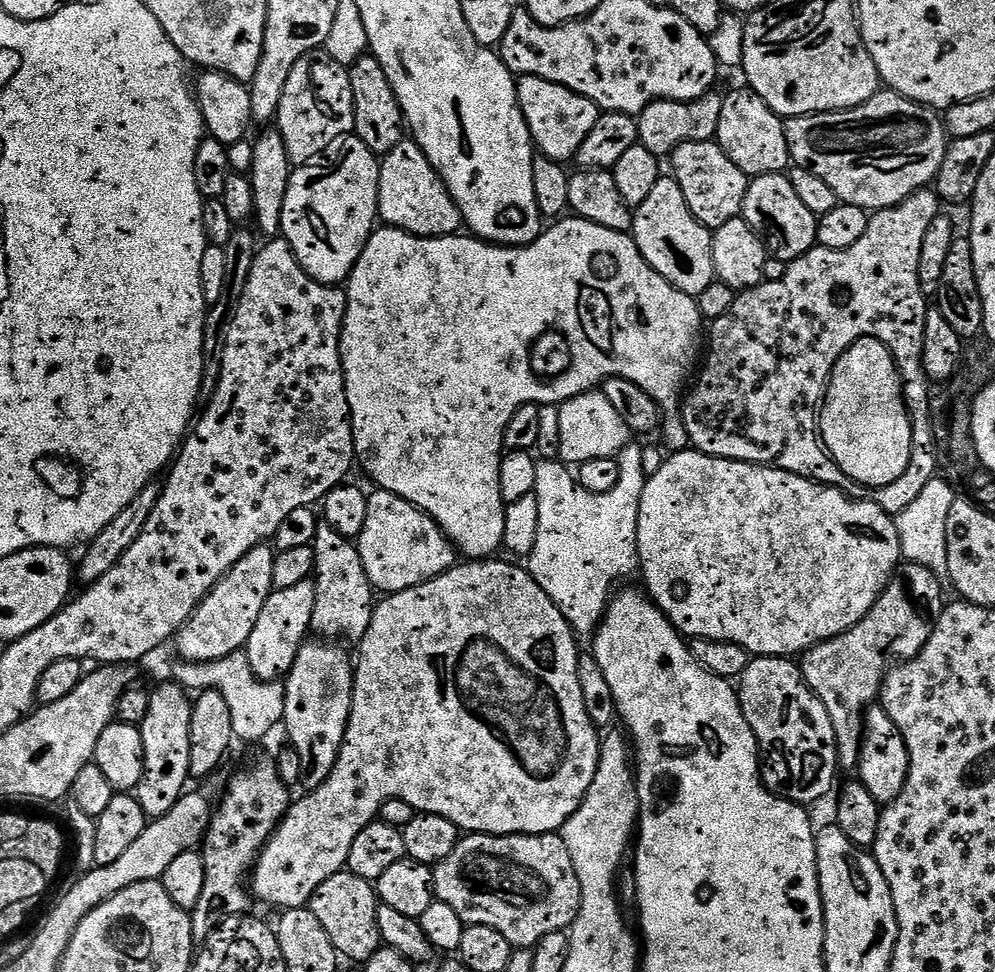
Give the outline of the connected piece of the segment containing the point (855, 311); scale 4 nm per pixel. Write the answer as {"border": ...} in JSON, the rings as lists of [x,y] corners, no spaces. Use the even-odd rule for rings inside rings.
{"border":[[[935,191],[916,192],[896,208],[871,213],[866,234],[862,234],[862,238],[858,238],[850,250],[814,246],[804,256],[791,261],[786,274],[778,282],[765,280],[758,287],[739,293],[734,306],[730,306],[722,318],[711,321],[712,345],[706,348],[708,361],[705,364],[703,361],[695,377],[696,385],[694,380],[682,400],[682,429],[692,443],[689,445],[707,456],[775,466],[799,476],[807,476],[818,484],[839,489],[853,500],[870,499],[891,516],[906,510],[922,494],[927,482],[937,475],[936,444],[930,420],[930,382],[922,360],[930,304],[920,285],[918,262],[922,258],[922,238],[926,238],[926,229],[941,212],[942,201]],[[862,338],[880,339],[892,351],[912,430],[908,468],[896,482],[871,489],[871,492],[840,470],[821,443],[817,427],[818,413],[835,364],[854,342]]]}

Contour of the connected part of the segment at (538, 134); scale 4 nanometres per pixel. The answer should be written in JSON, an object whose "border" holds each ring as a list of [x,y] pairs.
{"border":[[[519,77],[516,81],[516,93],[520,109],[526,118],[526,126],[532,135],[533,145],[538,149],[539,155],[548,156],[557,162],[568,162],[575,157],[582,142],[586,142],[586,134],[594,130],[602,114],[601,109],[594,102],[590,102],[590,98],[546,78]]]}

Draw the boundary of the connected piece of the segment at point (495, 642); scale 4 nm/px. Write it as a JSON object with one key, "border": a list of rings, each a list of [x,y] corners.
{"border":[[[489,558],[483,562],[460,562],[455,566],[419,584],[417,588],[402,590],[385,595],[384,600],[375,605],[370,618],[370,630],[358,641],[360,653],[355,653],[354,690],[350,718],[346,726],[344,741],[334,770],[322,786],[311,789],[300,801],[293,803],[280,820],[275,832],[268,839],[254,865],[250,876],[250,892],[257,901],[272,908],[287,910],[311,905],[314,890],[334,874],[345,871],[350,858],[350,846],[354,838],[362,834],[367,824],[379,817],[380,808],[388,800],[406,802],[417,813],[429,812],[435,816],[454,822],[454,826],[468,834],[486,836],[546,836],[559,833],[564,824],[578,810],[584,795],[594,782],[594,770],[598,770],[598,758],[602,743],[601,733],[586,714],[586,702],[582,702],[582,682],[578,682],[578,666],[581,649],[576,649],[577,633],[566,622],[562,610],[550,602],[546,590],[534,582],[527,567],[507,564],[501,558]]]}

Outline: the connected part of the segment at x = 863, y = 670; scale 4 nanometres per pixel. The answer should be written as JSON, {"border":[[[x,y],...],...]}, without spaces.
{"border":[[[901,563],[892,573],[883,594],[856,625],[826,642],[814,645],[799,657],[798,667],[808,683],[808,688],[820,699],[822,706],[826,706],[830,714],[830,722],[836,735],[836,758],[841,769],[855,769],[859,765],[860,742],[864,730],[862,713],[877,703],[880,686],[884,683],[884,675],[888,669],[905,660],[913,660],[922,650],[922,646],[926,646],[933,624],[946,607],[946,600],[940,597],[940,580],[941,577],[926,566]]]}

